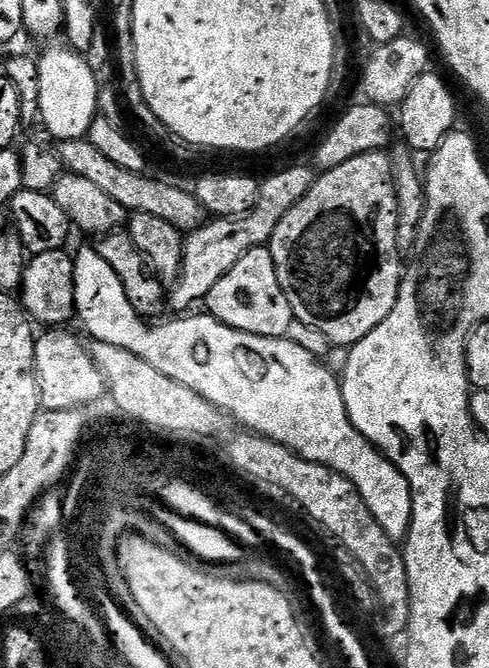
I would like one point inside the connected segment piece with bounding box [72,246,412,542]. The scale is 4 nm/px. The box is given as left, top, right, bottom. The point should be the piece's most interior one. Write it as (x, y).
(276, 388)

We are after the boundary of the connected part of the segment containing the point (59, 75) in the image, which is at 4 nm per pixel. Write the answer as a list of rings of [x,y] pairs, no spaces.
[[[63,47],[52,48],[38,56],[40,120],[56,142],[87,137],[90,126],[96,121],[96,103],[100,100],[100,88],[96,85],[96,76],[91,66],[80,57],[83,55],[79,51]]]

